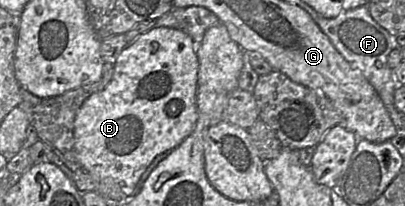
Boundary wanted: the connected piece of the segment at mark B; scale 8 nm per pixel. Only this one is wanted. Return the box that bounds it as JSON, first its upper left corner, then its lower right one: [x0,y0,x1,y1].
[74,27,198,189]

